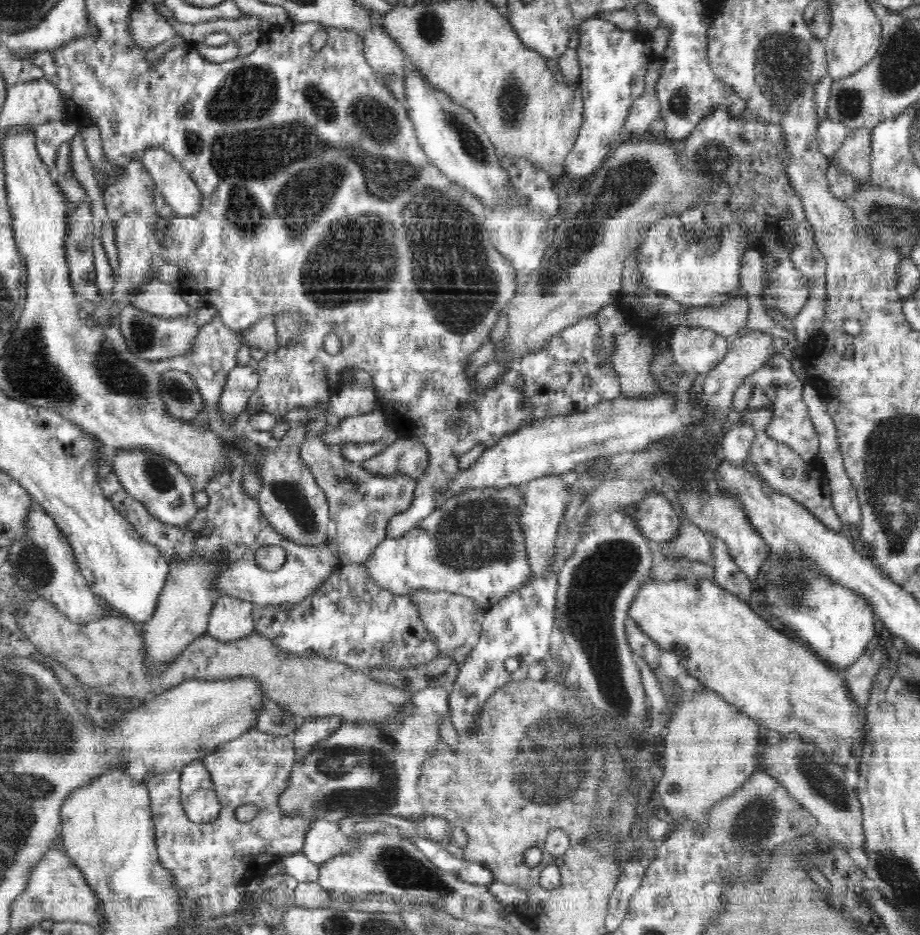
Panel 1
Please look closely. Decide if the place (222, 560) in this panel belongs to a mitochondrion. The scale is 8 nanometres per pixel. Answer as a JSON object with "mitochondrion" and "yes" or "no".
{"mitochondrion":"no"}

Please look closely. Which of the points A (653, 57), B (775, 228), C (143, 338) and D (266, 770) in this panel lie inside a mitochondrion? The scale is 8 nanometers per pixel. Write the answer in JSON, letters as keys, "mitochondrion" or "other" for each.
{"A":"other","B":"other","C":"mitochondrion","D":"other"}

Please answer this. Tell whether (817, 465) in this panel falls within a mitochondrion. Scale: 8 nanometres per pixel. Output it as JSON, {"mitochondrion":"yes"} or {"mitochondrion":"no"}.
{"mitochondrion":"no"}

